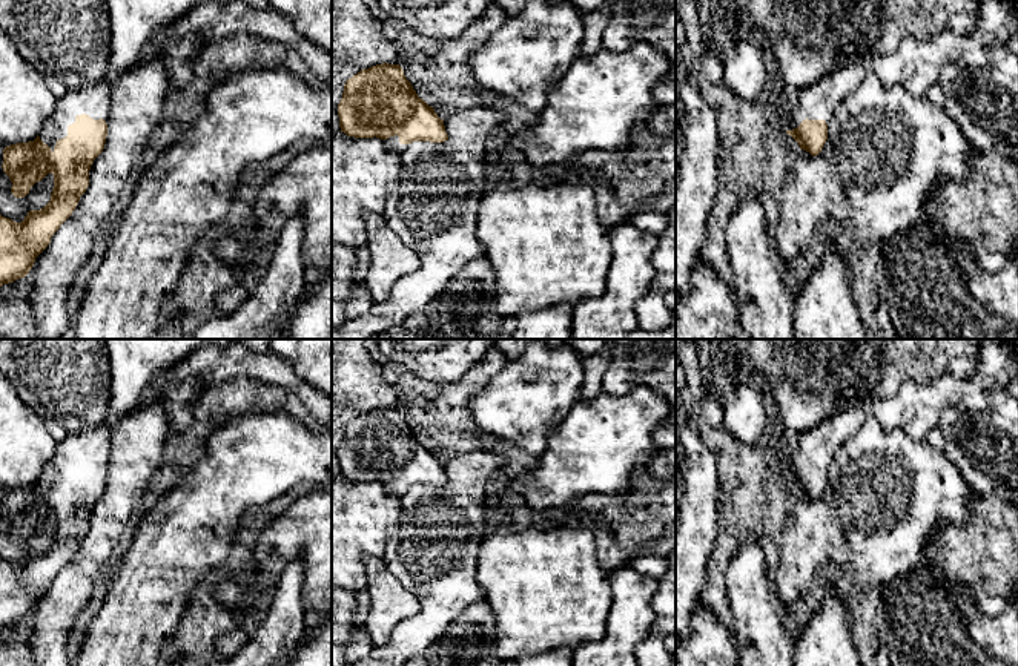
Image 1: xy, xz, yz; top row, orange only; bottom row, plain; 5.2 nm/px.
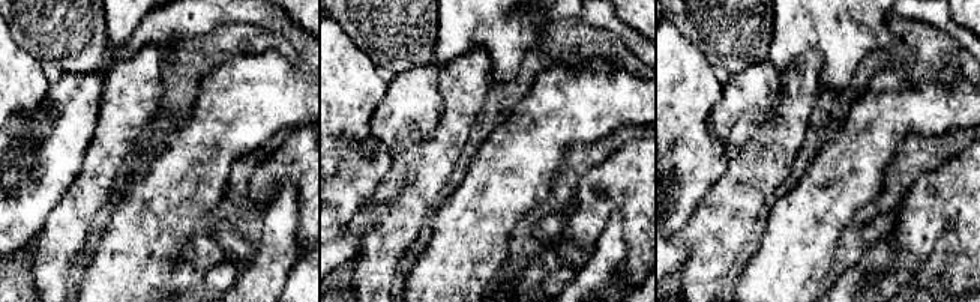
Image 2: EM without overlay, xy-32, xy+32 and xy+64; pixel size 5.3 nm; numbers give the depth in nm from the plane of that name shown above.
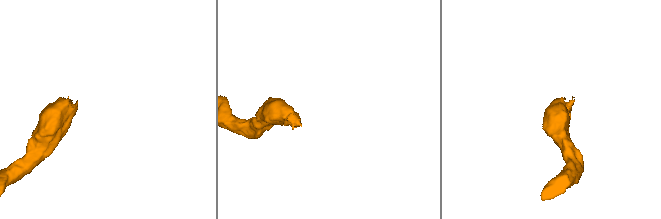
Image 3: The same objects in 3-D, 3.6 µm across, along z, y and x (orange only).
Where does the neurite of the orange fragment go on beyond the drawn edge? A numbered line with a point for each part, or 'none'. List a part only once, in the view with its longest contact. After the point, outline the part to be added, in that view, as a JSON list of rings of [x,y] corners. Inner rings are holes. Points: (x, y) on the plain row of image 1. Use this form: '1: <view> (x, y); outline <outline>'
1: xy (92, 444); outline [[[111,425],[68,433],[63,440],[57,442],[54,456],[38,476],[40,483],[54,496],[55,486],[68,479],[68,470],[81,457],[94,463],[103,462],[109,468],[109,436]]]

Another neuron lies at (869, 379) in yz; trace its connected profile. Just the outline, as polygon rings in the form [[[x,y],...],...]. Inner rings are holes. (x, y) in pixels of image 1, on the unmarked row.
[[[875,362],[869,371],[866,371],[860,379],[852,385],[848,393],[848,399],[864,397],[871,390],[881,381],[881,362]]]

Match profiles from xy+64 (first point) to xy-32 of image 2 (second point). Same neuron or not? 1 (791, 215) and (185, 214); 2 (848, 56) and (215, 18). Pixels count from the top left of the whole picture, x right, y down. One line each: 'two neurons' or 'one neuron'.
1: one neuron
2: two neurons

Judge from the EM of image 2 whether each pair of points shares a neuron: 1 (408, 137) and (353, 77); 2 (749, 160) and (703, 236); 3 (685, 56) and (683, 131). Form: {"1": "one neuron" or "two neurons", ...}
{"1": "two neurons", "2": "one neuron", "3": "one neuron"}

